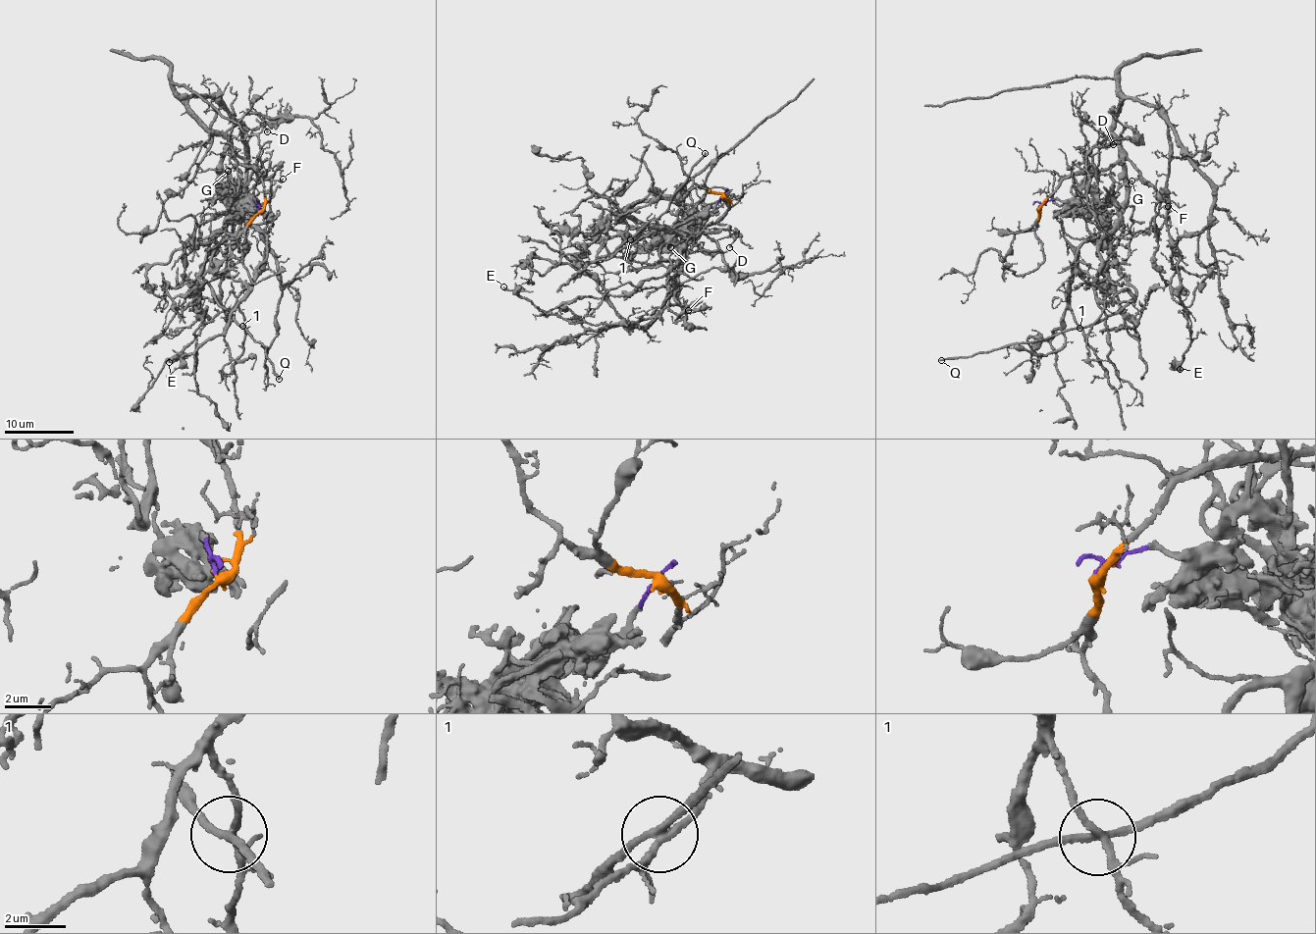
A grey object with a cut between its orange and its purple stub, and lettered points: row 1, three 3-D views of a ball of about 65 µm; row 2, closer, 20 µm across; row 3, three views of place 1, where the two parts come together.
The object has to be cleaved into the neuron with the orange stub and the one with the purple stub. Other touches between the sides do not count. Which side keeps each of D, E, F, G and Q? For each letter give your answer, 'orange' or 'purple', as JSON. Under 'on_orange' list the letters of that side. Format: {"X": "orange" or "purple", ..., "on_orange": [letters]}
{"D": "purple", "E": "orange", "F": "orange", "G": "purple", "Q": "purple", "on_orange": ["E", "F"]}

